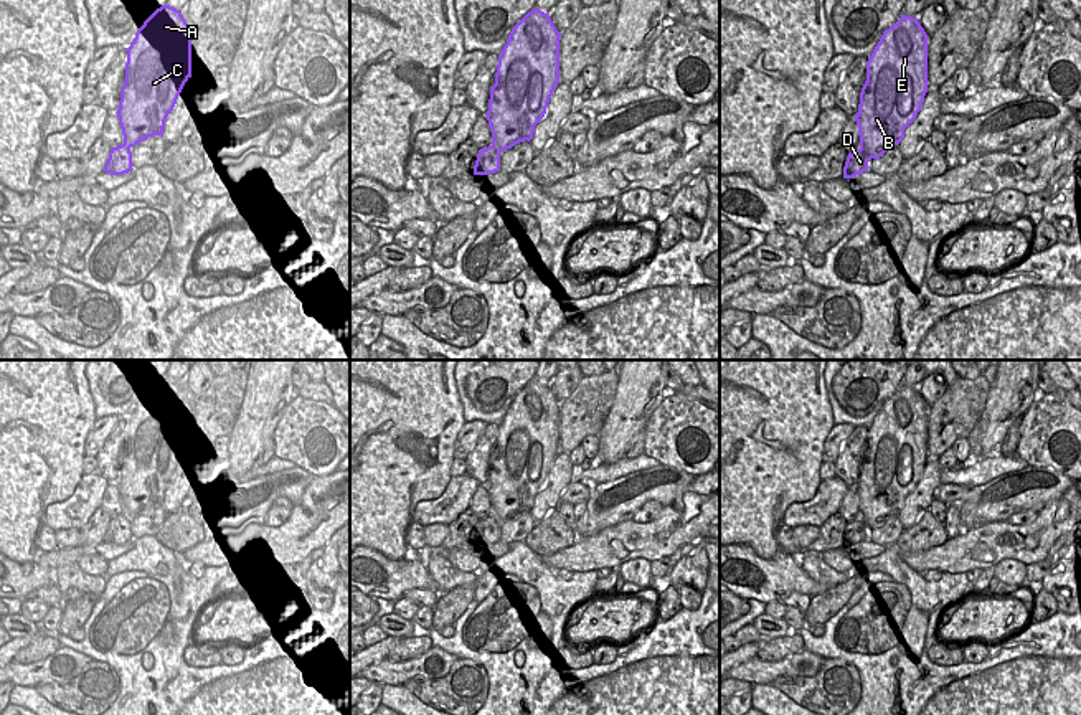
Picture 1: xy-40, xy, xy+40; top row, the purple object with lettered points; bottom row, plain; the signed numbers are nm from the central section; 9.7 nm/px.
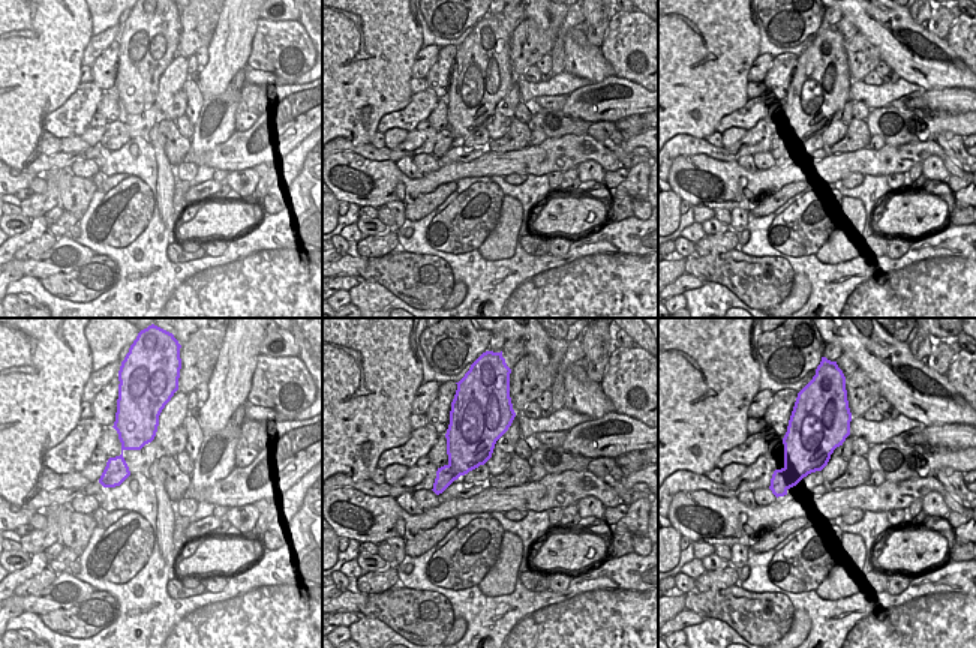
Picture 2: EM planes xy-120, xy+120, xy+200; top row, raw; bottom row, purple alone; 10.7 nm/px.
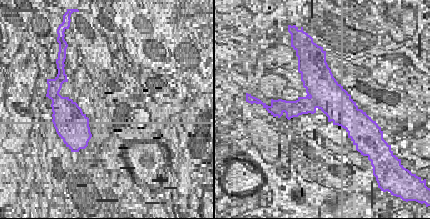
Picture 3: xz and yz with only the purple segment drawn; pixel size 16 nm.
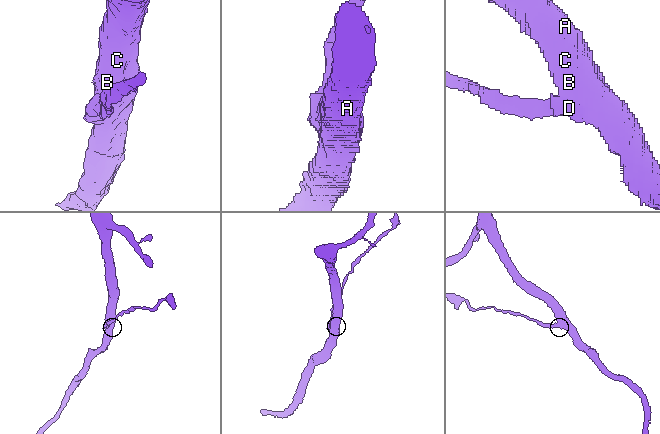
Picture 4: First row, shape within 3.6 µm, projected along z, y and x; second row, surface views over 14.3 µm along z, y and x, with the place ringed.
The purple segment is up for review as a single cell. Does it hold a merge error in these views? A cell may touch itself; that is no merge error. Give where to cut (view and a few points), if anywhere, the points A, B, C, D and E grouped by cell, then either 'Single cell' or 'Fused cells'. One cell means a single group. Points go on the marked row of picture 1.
Split along xy+40 (860, 146), (870, 159). Groups: A B C E / D. Fused cells

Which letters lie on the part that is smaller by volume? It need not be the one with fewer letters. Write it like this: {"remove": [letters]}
{"remove": ["D"]}

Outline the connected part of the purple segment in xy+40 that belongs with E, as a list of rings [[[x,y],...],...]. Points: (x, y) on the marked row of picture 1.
[[[901,18],[883,31],[866,61],[860,92],[860,147],[868,159],[880,159],[904,137],[928,92],[928,40],[918,18]]]

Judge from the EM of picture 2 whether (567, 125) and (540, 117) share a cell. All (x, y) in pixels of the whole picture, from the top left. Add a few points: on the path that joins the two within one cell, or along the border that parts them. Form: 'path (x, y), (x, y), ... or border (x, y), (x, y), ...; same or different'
path (559, 128), (552, 131), (544, 125); same

